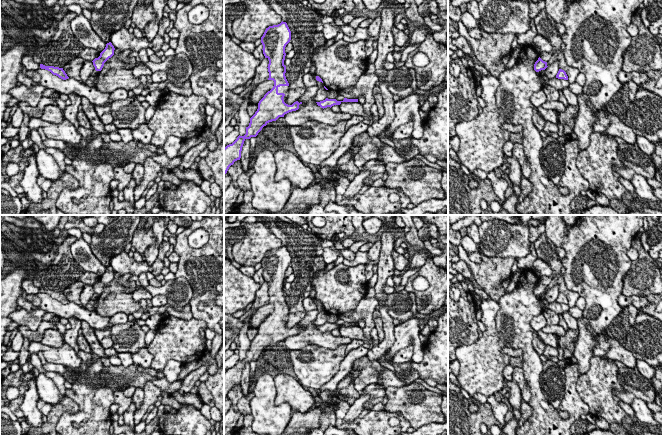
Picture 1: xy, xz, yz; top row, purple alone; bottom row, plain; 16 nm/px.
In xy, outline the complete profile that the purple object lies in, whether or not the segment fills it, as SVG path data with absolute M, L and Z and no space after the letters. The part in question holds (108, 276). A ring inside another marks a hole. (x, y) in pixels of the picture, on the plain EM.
M111 266L106 268L105 273L100 277L98 282L95 282L92 286L96 295L101 295L104 287L114 279L114 270Z

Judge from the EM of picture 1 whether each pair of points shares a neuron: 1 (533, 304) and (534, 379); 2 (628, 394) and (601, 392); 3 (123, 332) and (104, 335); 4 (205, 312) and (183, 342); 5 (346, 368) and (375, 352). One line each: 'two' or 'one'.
1: one
2: two
3: two
4: two
5: two

